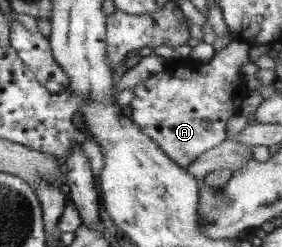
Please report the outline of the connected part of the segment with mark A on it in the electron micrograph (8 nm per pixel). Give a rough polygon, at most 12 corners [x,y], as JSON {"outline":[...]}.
{"outline":[[239,40],[132,88],[130,118],[182,168],[250,89]]}

